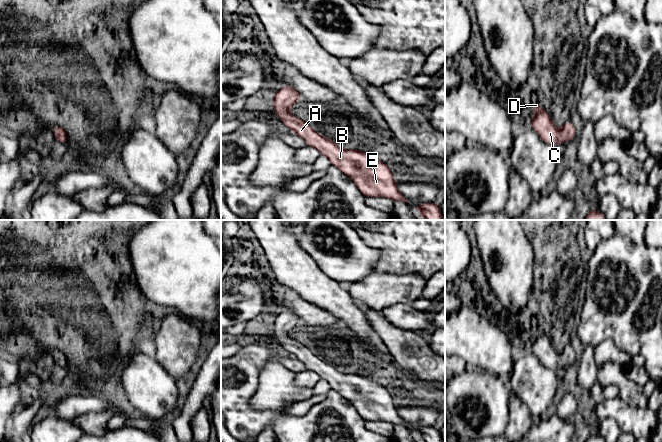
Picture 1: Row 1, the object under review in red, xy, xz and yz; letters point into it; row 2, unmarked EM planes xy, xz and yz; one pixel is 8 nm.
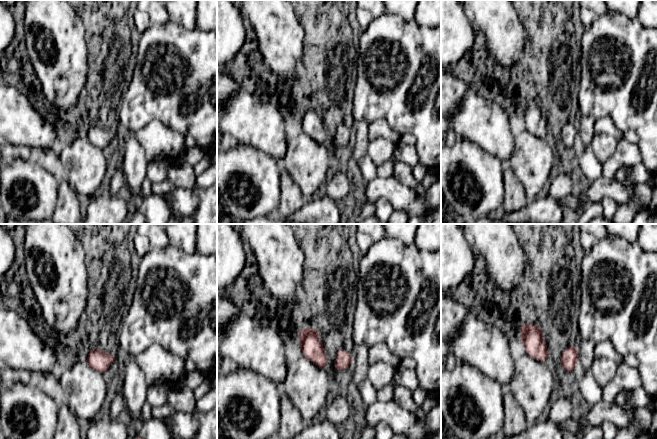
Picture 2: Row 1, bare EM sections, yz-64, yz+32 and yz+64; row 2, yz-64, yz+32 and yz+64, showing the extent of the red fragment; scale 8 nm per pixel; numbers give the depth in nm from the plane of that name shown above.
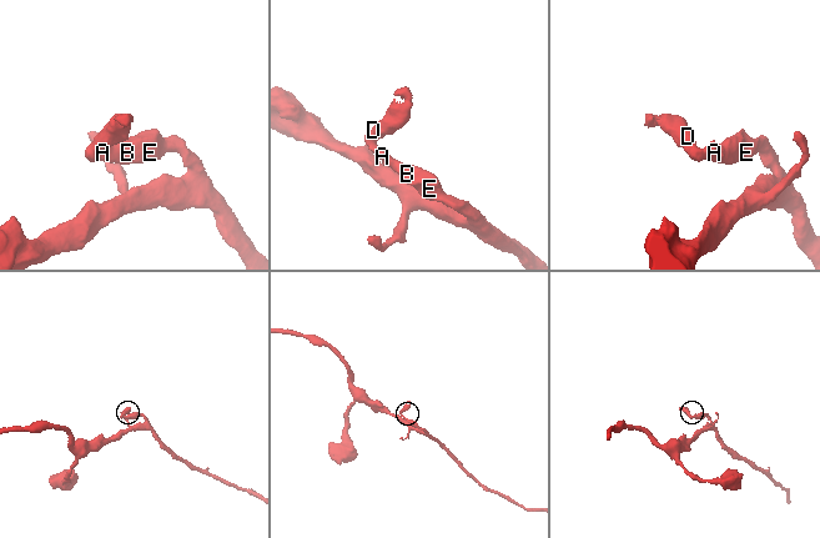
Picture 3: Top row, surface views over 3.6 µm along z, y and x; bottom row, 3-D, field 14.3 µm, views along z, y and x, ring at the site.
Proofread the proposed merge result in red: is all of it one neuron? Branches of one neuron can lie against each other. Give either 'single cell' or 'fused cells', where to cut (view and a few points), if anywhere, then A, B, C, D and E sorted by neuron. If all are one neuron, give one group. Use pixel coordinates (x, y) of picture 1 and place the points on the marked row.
single cell | no cut | A B C D E

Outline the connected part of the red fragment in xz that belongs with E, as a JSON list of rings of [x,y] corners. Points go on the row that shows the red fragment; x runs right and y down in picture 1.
[[[285,85],[274,92],[273,108],[278,118],[300,136],[307,146],[324,155],[332,166],[348,176],[365,197],[385,197],[408,203],[400,193],[392,171],[378,158],[358,149],[344,149],[327,137],[317,133],[310,125],[289,112],[294,103],[302,99],[292,86]]]

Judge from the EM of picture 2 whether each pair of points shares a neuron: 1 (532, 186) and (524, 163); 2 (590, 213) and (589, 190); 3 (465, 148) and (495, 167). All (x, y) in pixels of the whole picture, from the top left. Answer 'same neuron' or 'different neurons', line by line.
1: same neuron
2: different neurons
3: same neuron

